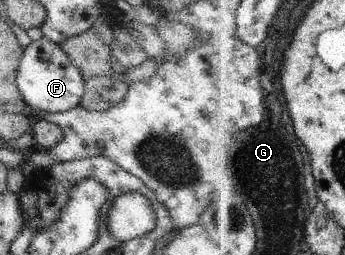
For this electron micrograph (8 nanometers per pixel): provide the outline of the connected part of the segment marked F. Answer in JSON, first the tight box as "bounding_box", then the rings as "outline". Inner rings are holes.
{"bounding_box":[16,37,85,112],"outline":[[[42,37],[24,48],[18,67],[16,84],[24,102],[39,112],[67,112],[81,104],[85,80],[79,68],[68,58],[59,44]]]}

